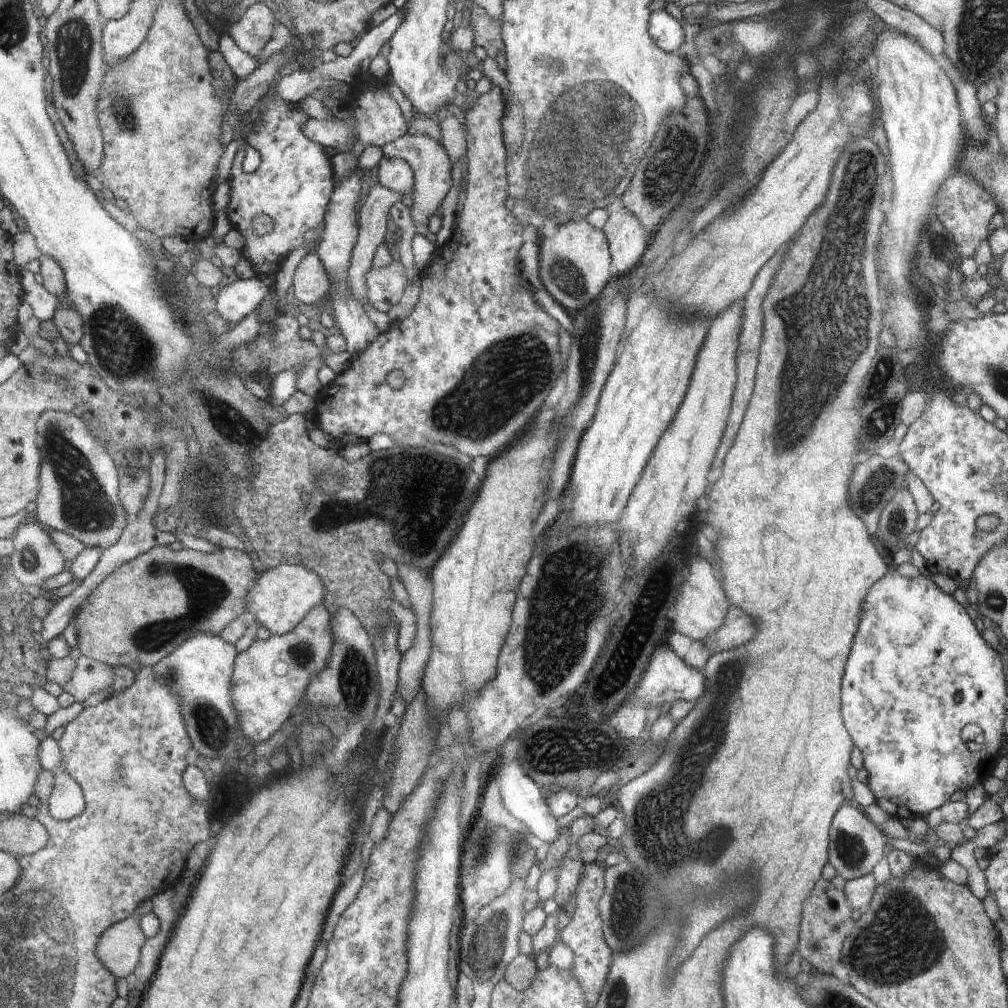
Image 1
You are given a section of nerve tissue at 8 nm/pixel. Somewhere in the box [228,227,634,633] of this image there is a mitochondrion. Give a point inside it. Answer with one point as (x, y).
(414, 523)

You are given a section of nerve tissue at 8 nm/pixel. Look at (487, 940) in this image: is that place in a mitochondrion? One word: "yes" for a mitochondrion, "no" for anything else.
yes

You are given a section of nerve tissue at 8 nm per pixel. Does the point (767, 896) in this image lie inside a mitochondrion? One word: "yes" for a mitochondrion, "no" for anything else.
no

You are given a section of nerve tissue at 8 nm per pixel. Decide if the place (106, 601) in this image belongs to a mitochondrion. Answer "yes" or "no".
no

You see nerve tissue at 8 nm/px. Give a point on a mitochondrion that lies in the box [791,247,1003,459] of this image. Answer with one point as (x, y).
(874, 399)

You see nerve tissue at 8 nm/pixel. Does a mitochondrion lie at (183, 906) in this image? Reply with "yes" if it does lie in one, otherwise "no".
no

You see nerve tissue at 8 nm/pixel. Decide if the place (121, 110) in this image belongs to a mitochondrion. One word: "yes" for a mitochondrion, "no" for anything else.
yes

